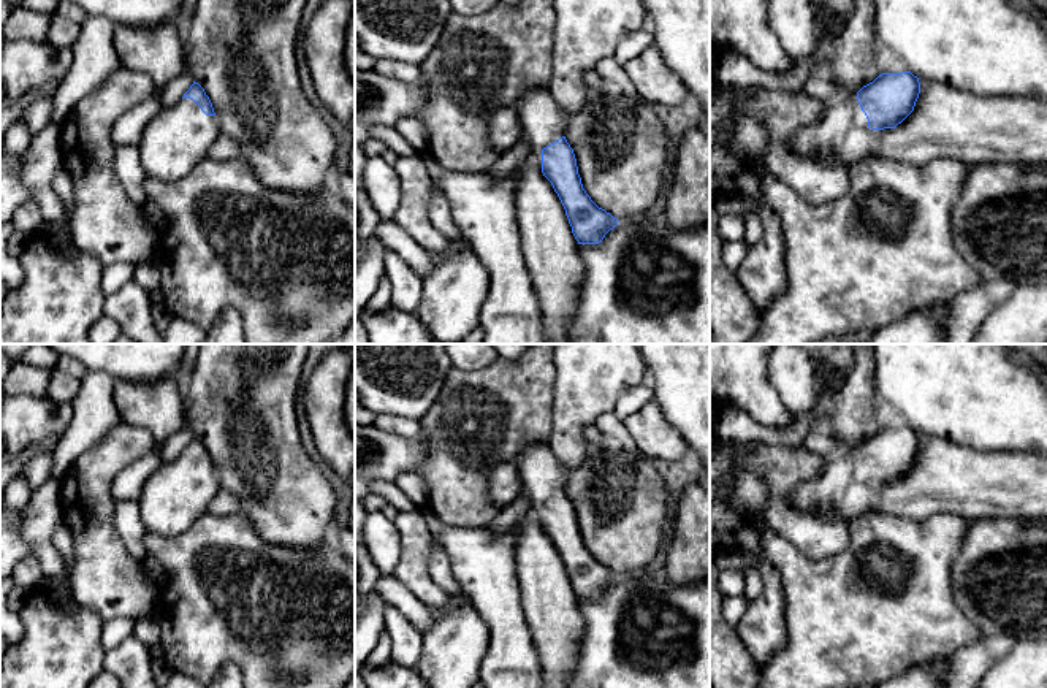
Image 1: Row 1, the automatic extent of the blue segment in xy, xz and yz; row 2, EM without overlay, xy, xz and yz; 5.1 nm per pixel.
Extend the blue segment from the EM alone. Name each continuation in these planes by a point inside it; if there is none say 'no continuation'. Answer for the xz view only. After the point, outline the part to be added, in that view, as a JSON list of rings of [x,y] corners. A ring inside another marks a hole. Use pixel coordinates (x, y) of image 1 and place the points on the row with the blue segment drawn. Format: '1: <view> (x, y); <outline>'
1: xz (550, 249); [[[548,87],[531,89],[513,108],[520,117],[518,141],[524,141],[529,147],[527,157],[516,166],[520,178],[515,187],[521,252],[539,298],[545,342],[570,344],[569,328],[577,311],[584,265],[565,209],[551,182],[542,173],[542,149],[565,135],[567,114],[559,108]]]

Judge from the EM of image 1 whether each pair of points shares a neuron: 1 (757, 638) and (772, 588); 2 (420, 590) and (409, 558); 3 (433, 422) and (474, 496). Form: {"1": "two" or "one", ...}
{"1": "one", "2": "one", "3": "one"}

